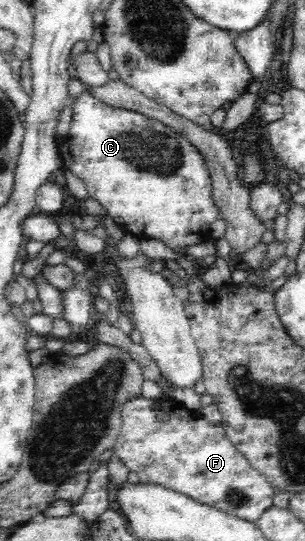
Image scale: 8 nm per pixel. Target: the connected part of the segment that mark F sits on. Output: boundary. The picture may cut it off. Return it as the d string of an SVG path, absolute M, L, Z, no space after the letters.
M141 394L130 397L123 404L123 423L113 444L116 457L120 458L126 469L138 474L142 484L160 485L188 496L199 504L216 507L228 515L257 523L264 512L273 507L276 490L258 470L250 466L247 458L238 452L234 443L228 439L223 426L212 426L204 418L194 418L190 411L169 397L156 400L145 398Z

